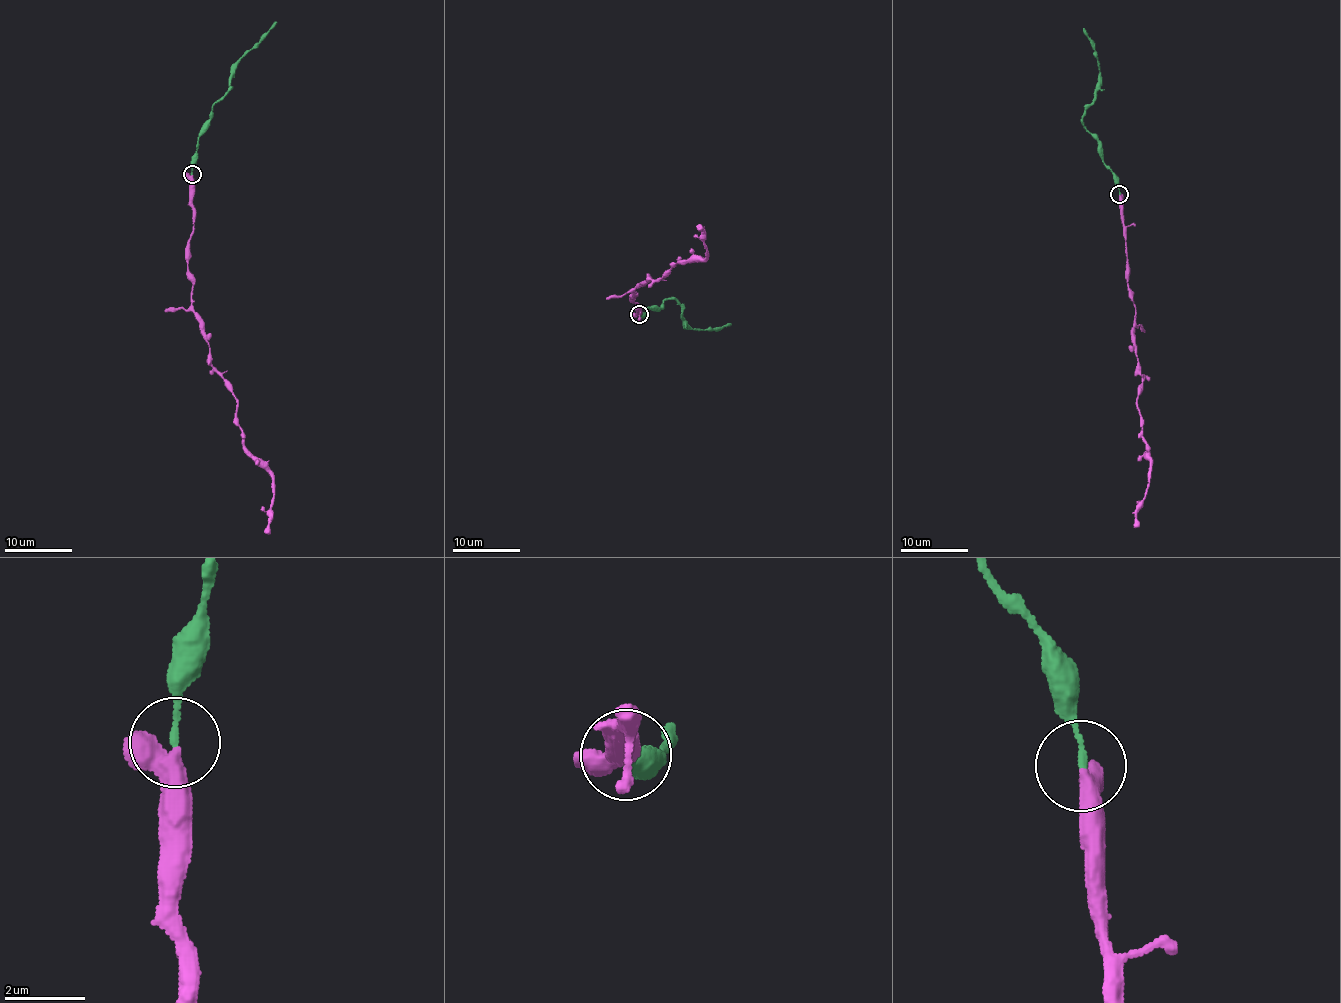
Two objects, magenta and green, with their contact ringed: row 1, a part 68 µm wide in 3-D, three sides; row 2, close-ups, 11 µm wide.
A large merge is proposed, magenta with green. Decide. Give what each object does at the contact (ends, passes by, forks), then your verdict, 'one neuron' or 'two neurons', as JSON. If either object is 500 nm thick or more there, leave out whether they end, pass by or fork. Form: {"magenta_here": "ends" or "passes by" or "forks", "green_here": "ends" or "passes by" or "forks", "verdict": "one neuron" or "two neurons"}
{"magenta_here": "passes by", "green_here": "ends", "verdict": "one neuron"}

